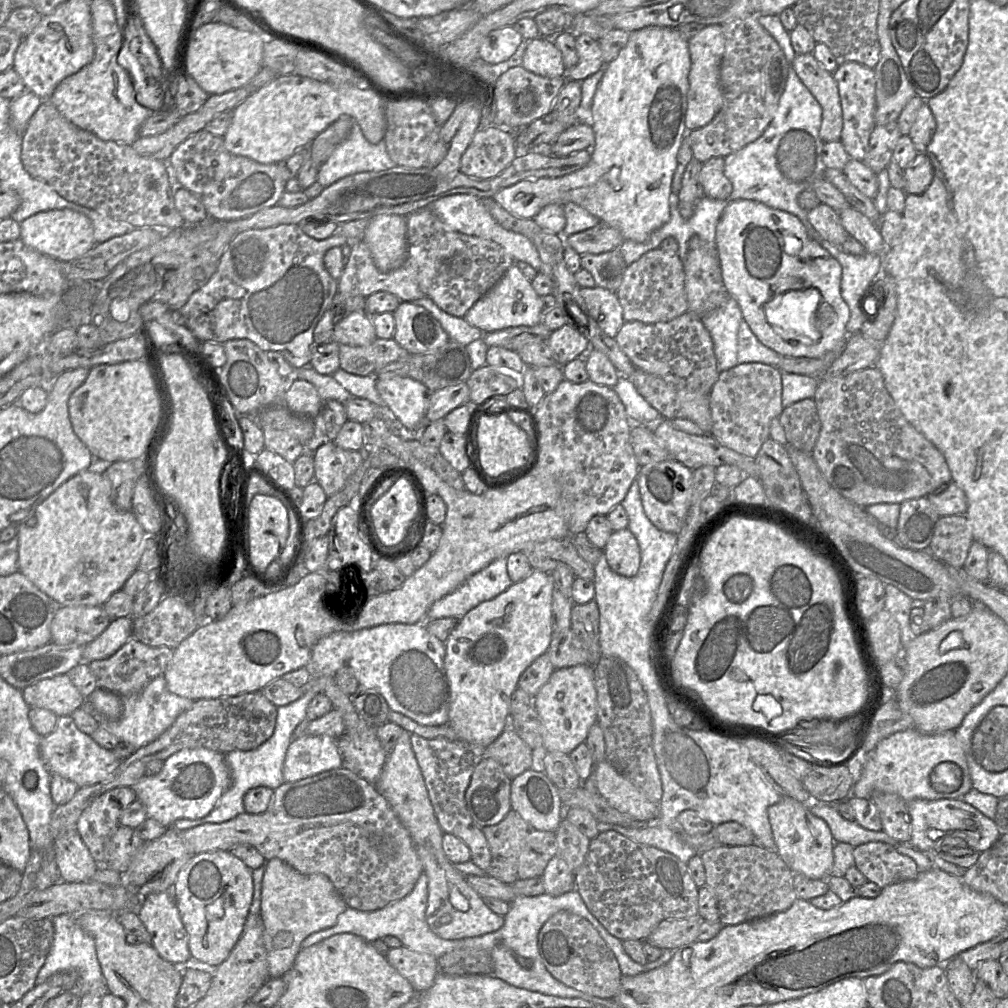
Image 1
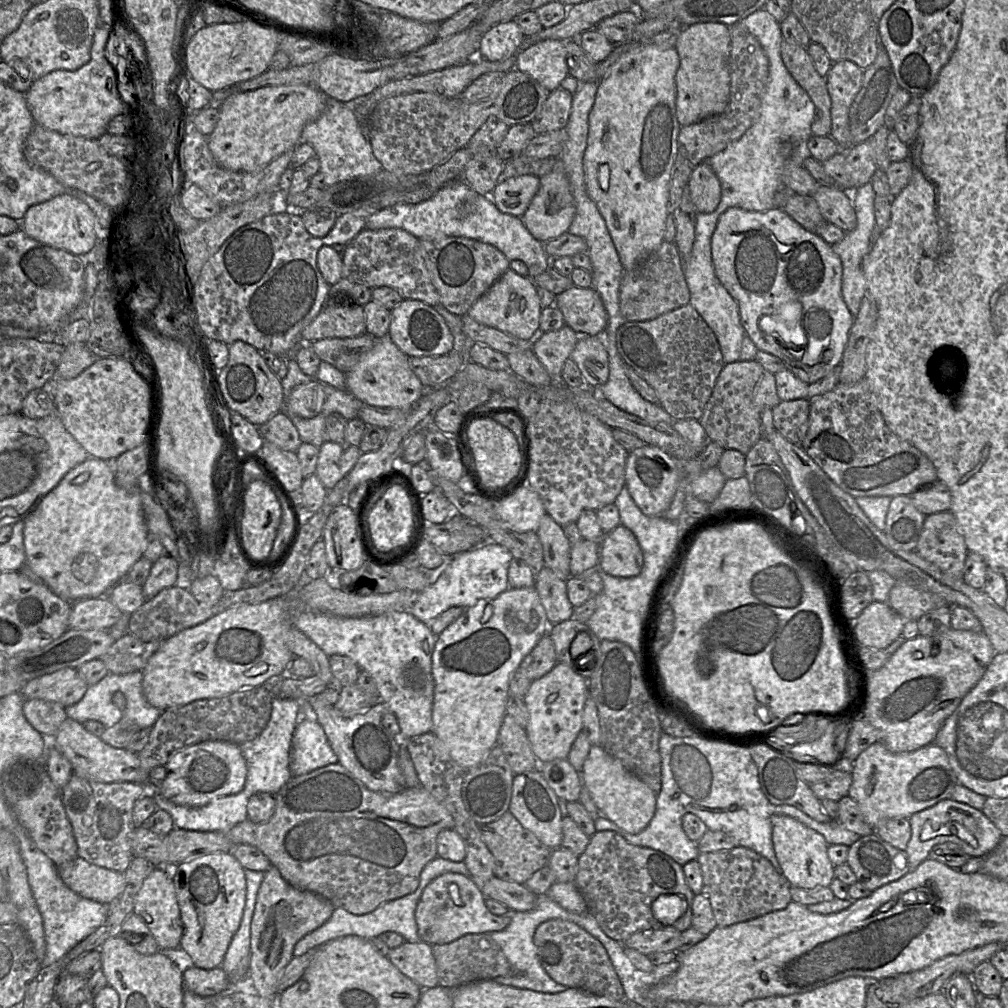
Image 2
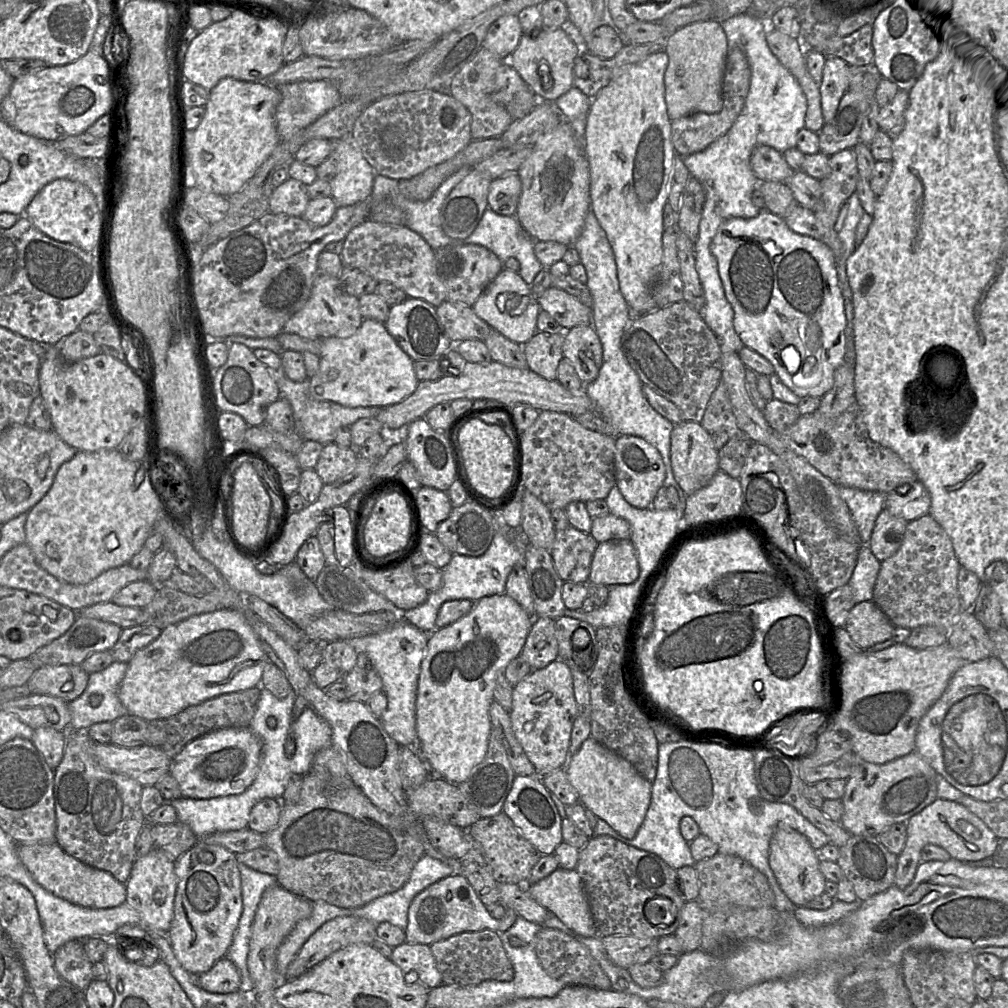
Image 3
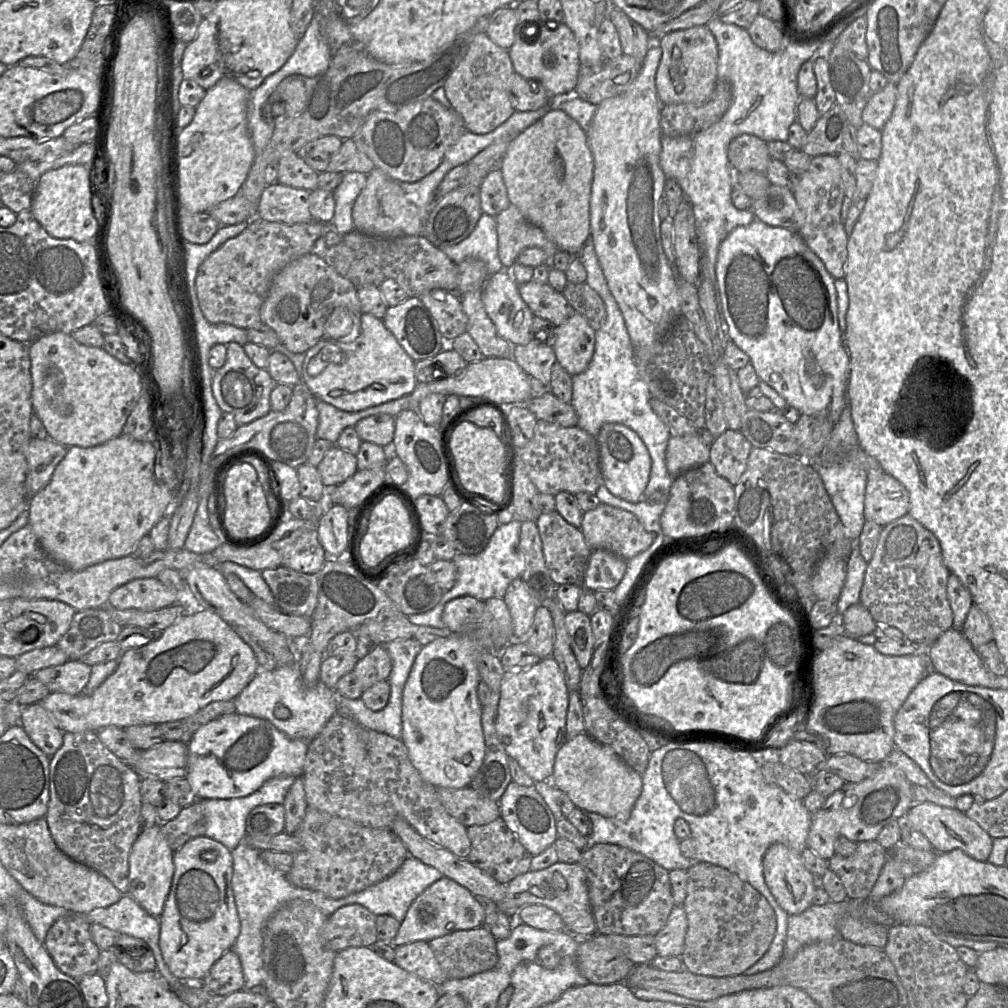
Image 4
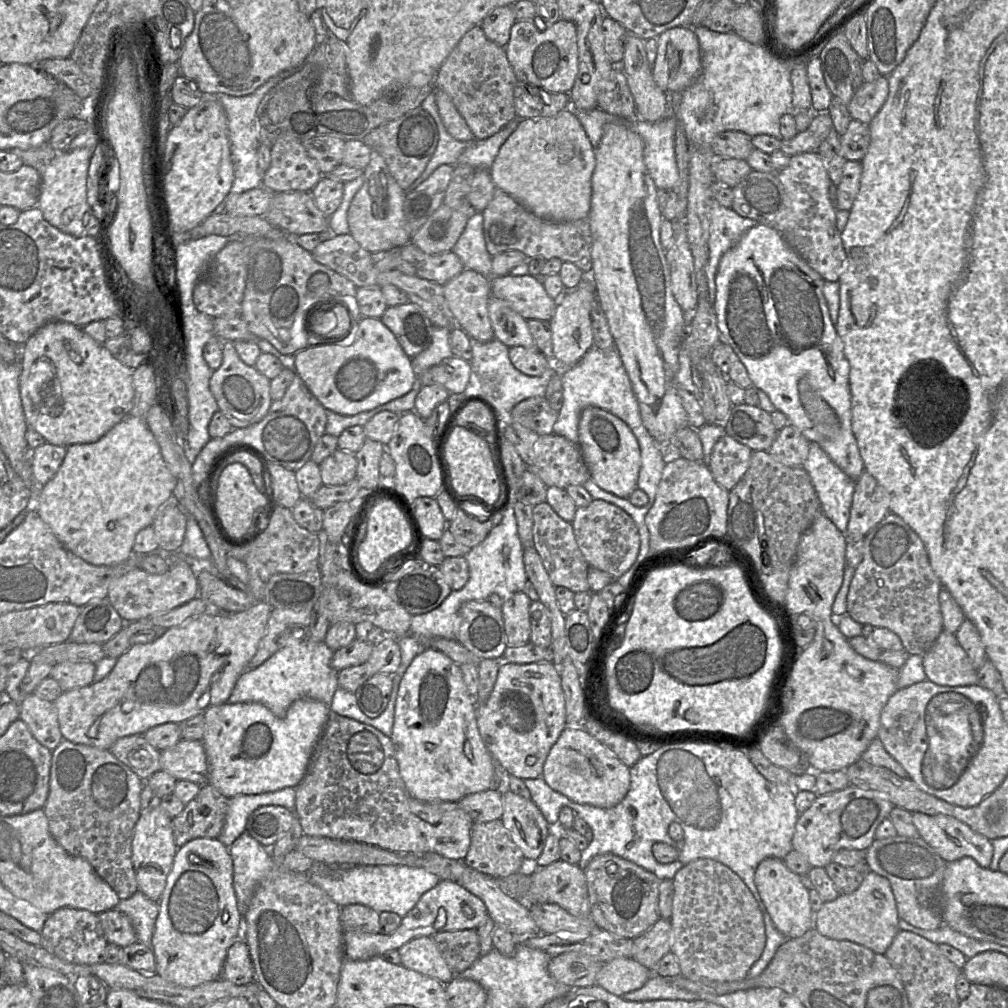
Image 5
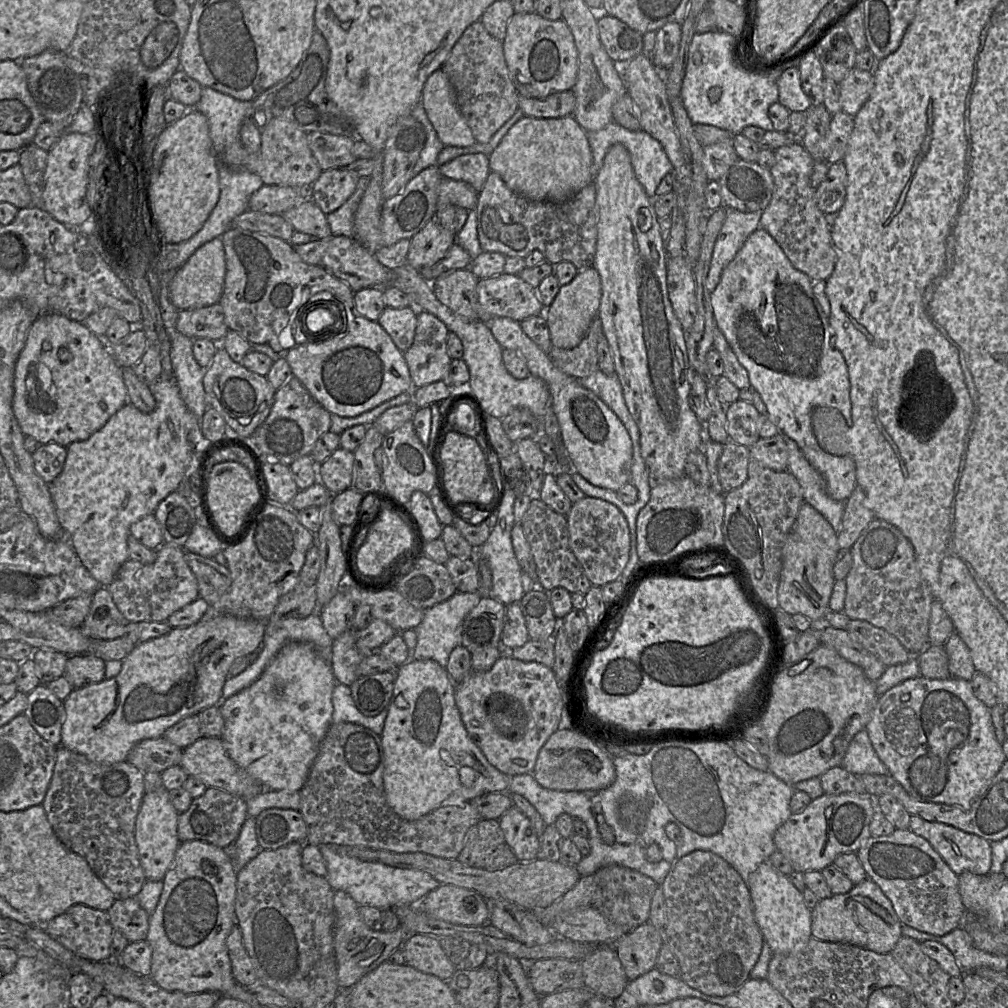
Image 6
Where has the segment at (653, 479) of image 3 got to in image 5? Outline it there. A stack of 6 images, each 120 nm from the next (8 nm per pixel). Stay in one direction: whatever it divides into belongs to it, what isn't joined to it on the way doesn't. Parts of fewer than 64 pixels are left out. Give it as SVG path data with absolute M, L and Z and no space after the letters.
M597 407L585 408L578 424L578 445L590 472L590 478L601 489L628 499L638 488L640 447L635 435L623 420Z

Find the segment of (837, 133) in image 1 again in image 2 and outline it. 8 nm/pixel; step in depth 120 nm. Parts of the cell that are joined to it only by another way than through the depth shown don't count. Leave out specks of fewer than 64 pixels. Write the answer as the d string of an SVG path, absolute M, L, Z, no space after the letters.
M783 39L780 51L785 67L806 91L815 106L811 123L812 135L829 136L831 131L831 98L825 77L816 71L807 48Z

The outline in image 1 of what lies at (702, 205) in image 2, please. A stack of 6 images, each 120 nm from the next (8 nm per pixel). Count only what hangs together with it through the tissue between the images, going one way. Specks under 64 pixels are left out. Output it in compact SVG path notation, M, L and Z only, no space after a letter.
M714 157L703 163L700 182L704 196L711 199L725 199L732 192L732 184L724 175L725 157Z

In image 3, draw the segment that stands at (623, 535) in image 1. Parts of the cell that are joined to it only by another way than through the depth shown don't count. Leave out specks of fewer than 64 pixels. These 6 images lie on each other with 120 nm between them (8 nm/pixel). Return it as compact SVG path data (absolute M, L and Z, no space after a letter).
M631 539L598 544L591 562L589 582L605 586L631 584L638 576L637 552Z

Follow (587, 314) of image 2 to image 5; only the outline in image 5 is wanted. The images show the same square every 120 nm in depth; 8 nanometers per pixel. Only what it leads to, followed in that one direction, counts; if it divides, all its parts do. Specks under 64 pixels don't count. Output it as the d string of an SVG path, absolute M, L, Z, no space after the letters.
M528 274L491 277L490 288L491 296L504 301L526 320L550 321L557 305L547 294L542 279Z

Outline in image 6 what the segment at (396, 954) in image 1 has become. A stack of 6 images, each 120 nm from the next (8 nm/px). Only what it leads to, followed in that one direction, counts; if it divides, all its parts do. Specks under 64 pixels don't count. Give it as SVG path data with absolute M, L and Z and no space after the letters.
M409 934L402 948L405 964L441 980L449 981L457 969L435 936Z

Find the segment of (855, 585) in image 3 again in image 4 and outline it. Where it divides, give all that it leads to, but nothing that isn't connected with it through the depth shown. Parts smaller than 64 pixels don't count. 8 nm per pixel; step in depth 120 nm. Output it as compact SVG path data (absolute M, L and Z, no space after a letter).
M855 543L847 560L846 579L837 601L838 616L843 615L849 606L859 602L867 566L868 562L864 560Z

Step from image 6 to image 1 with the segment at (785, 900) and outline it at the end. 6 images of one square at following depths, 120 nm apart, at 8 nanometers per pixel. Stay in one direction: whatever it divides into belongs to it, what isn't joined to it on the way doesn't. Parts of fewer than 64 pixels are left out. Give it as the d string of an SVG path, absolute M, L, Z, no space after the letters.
M782 797L768 808L767 813L777 853L793 873L801 873L815 880L827 880L832 876L835 842L829 826L811 813L809 803Z

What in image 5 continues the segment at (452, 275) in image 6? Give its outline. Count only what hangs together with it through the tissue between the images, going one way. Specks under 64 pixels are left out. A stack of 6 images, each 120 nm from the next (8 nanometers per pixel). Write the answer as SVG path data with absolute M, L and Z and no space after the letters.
M464 269L442 287L457 327L479 342L493 340L495 336L488 315L490 278L476 271Z

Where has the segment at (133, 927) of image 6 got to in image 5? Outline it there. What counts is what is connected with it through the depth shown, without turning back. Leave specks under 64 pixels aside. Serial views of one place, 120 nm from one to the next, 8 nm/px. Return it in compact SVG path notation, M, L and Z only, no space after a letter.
M111 909L98 916L108 943L123 948L137 942L135 930L126 915L116 909Z

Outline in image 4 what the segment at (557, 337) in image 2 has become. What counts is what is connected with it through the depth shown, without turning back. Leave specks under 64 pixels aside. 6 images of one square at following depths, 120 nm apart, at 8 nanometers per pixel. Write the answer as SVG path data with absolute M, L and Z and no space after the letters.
M533 338L526 345L515 345L511 348L511 358L532 378L548 387L551 368L556 362L553 348L545 342Z

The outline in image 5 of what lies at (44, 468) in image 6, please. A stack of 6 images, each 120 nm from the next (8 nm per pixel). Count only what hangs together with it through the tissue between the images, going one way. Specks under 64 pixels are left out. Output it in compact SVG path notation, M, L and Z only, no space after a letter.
M45 442L32 449L31 465L35 484L44 486L56 474L67 452L67 447Z

